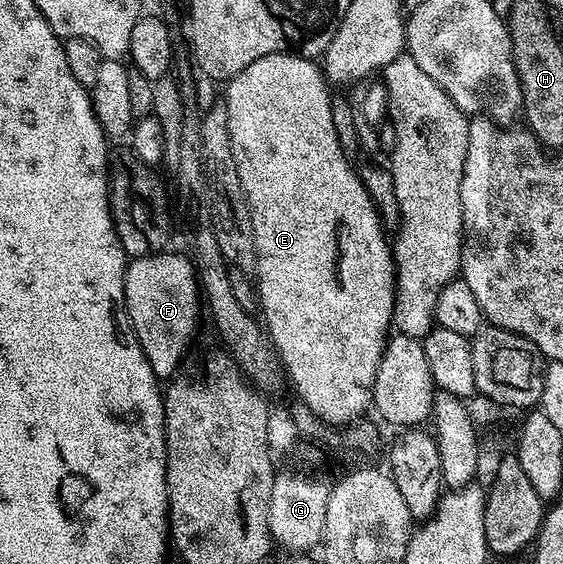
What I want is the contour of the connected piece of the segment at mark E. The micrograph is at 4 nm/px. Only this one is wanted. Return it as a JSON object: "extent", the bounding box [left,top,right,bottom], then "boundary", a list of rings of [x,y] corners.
{"extent":[222,52,396,426],"boundary":[[[275,52],[274,54],[266,54],[262,58],[258,58],[254,62],[250,62],[250,66],[246,66],[246,70],[242,70],[237,76],[233,76],[227,81],[226,88],[228,93],[223,93],[222,102],[226,106],[226,114],[228,115],[228,129],[230,130],[230,146],[234,150],[234,166],[238,166],[238,178],[242,182],[242,190],[246,194],[246,202],[250,210],[250,222],[254,230],[254,250],[256,251],[256,270],[254,273],[254,283],[256,293],[259,296],[259,311],[262,313],[262,324],[269,336],[272,337],[272,344],[277,350],[279,363],[282,365],[283,371],[288,371],[288,380],[292,383],[292,388],[297,392],[299,403],[308,407],[314,415],[329,426],[351,425],[353,422],[359,421],[364,411],[369,411],[372,402],[372,387],[374,386],[374,378],[378,374],[378,362],[382,362],[382,354],[384,353],[384,345],[388,343],[390,329],[392,328],[392,311],[394,310],[394,302],[396,301],[396,264],[392,261],[392,249],[390,240],[384,237],[386,228],[381,223],[381,217],[375,202],[372,201],[370,194],[367,192],[359,171],[354,167],[353,161],[344,155],[342,146],[338,142],[338,134],[334,130],[334,118],[332,117],[332,96],[330,95],[330,85],[322,71],[321,65],[315,59],[290,52]]]}

